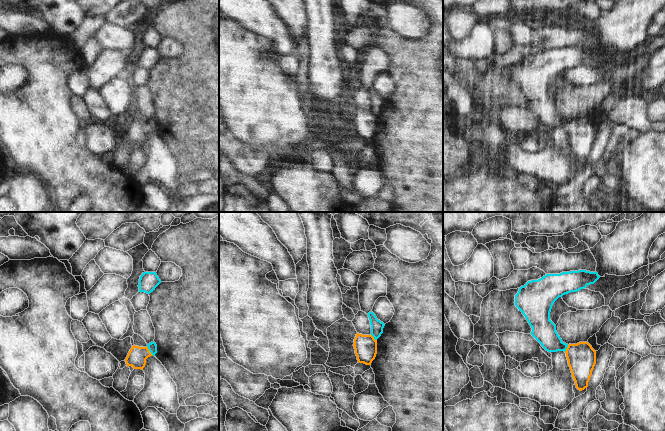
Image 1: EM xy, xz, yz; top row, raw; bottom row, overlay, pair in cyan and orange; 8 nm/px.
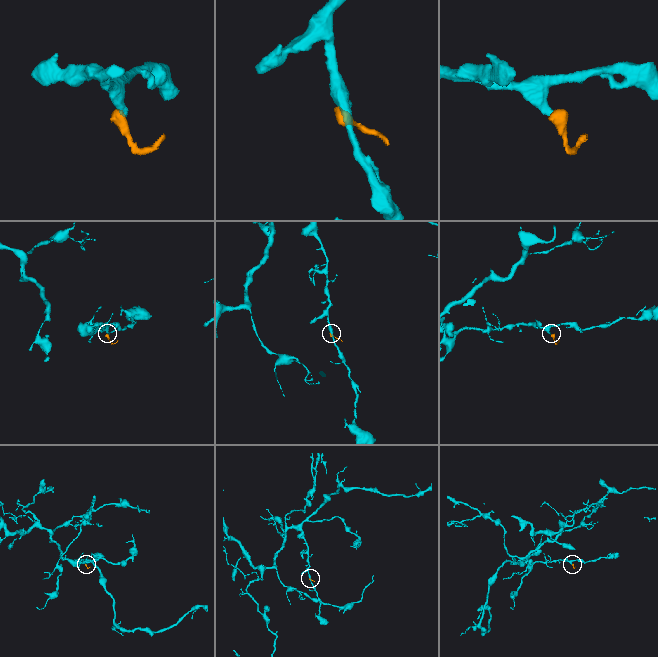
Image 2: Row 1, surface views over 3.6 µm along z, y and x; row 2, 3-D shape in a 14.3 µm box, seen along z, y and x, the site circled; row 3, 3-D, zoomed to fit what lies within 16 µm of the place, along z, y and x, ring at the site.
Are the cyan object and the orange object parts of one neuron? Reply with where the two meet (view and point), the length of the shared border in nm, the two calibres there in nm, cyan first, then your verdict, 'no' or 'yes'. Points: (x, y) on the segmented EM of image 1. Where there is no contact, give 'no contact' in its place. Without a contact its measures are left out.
xy (149, 350) | 100 nm | 70/150 nm | no

